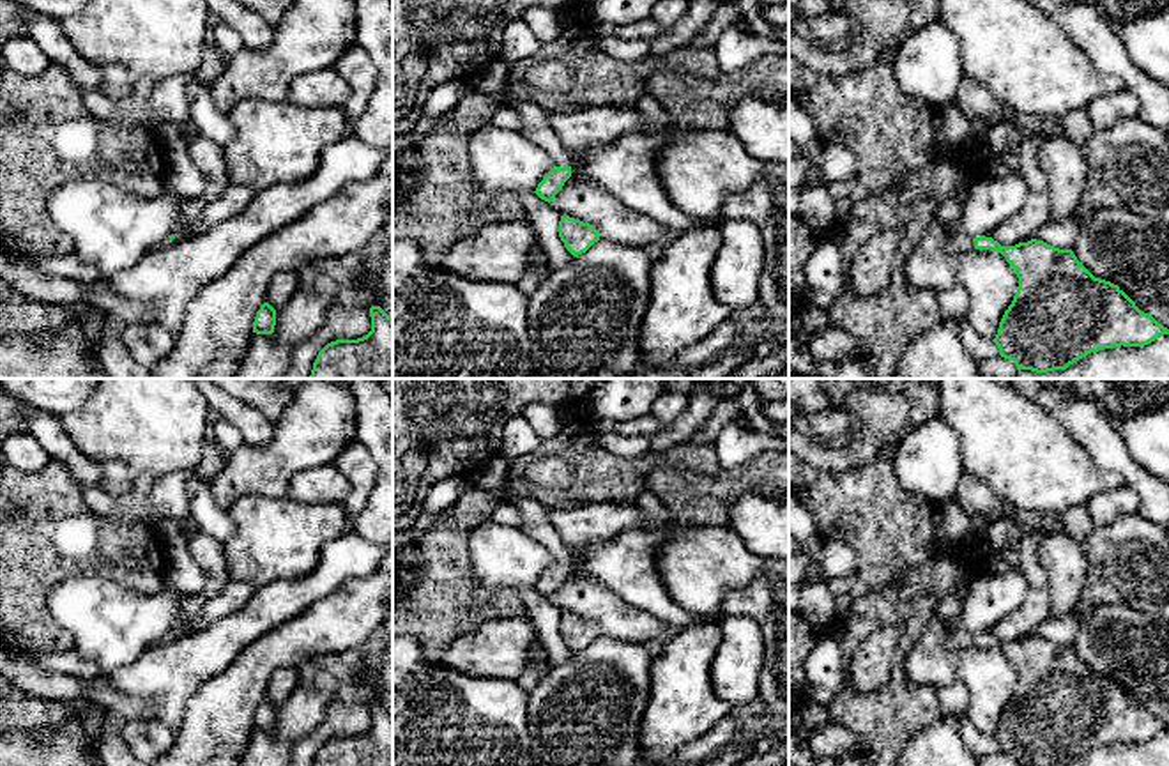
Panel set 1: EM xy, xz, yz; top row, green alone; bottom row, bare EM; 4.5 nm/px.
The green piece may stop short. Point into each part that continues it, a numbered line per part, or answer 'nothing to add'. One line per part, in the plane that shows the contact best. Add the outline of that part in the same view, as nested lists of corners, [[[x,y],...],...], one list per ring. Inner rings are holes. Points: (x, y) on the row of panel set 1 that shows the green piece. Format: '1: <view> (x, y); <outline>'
1: xz (536, 128); [[[527,97],[504,101],[502,106],[511,106],[520,113],[523,120],[520,133],[545,150],[557,166],[571,166],[569,154],[557,133],[550,127],[548,113],[539,104]]]

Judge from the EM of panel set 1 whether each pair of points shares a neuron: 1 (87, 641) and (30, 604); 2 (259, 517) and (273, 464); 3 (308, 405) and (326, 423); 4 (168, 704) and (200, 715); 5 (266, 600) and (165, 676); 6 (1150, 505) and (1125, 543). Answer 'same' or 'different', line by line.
1: different
2: different
3: same
4: different
5: same
6: different

